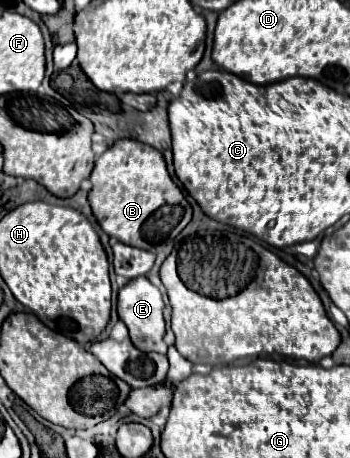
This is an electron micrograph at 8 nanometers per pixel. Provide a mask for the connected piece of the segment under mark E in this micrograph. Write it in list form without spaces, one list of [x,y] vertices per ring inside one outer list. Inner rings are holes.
[[[139,277],[135,281],[129,281],[121,291],[119,291],[119,319],[127,325],[129,337],[135,347],[139,347],[145,353],[167,353],[167,345],[163,341],[165,335],[165,319],[163,319],[163,297],[161,291],[147,279]]]

